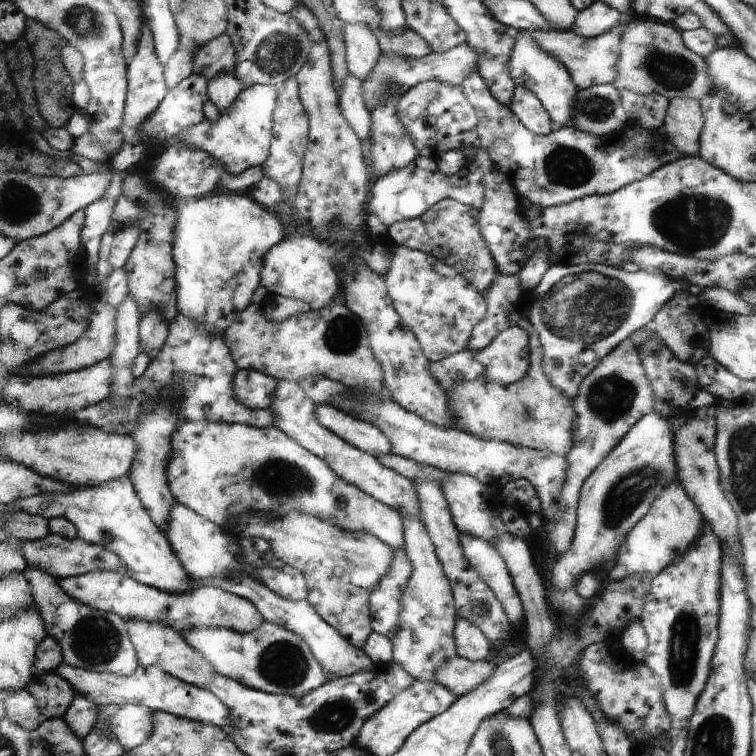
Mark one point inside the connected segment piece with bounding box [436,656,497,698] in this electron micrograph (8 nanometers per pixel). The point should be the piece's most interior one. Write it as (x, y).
(461, 676)

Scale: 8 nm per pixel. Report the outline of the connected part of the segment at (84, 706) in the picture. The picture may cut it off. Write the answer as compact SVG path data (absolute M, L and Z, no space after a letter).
M76 695L64 719L73 729L74 734L85 738L100 723L100 706L89 698Z

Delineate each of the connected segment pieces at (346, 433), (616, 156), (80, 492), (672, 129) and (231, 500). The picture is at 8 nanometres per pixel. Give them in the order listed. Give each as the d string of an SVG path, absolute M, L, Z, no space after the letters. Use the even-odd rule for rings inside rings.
M318 405L318 420L322 426L326 426L328 430L338 435L338 438L345 439L352 446L374 457L393 452L393 443L384 431L339 407Z
M478 73L470 74L460 84L460 88L466 100L476 110L476 130L486 161L495 163L500 170L506 170L510 178L514 178L512 186L522 200L530 200L538 206L548 208L593 194L610 194L632 182L641 181L661 165L656 156L642 156L638 152L634 136L630 136L625 128L608 136L594 136L578 130L571 123L553 133L536 135L508 106L504 106L490 94L489 86L486 86L485 79L480 78Z
M118 478L112 482L102 482L94 486L83 486L77 488L58 488L54 492L46 492L30 498L22 498L21 501L9 504L10 510L24 510L31 515L40 515L44 518L51 519L54 517L64 517L77 528L77 536L85 539L86 542L106 547L114 551L121 557L122 562L129 567L128 576L137 579L138 582L153 586L156 590L163 590L168 594L186 594L182 590L193 588L191 576L182 566L181 561L177 558L172 544L167 536L158 530L158 525L150 518L149 511L138 498L136 488L129 478Z
M669 99L662 133L682 152L682 157L699 156L704 132L704 109L698 99Z
M185 419L173 434L172 445L173 454L169 461L168 477L177 504L190 507L202 518L220 524L225 530L228 530L230 518L240 516L244 512L263 514L300 512L300 514L312 514L318 518L329 519L330 522L336 522L346 530L374 534L394 550L408 551L405 520L397 510L386 506L383 502L378 502L373 495L366 494L357 486L340 478L325 459L318 458L317 455L306 450L274 424L259 429L245 424L206 424L206 422L188 422L188 419Z

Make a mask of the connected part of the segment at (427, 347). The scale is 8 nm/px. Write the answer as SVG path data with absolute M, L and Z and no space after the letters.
M392 244L390 252L390 266L384 275L389 296L393 299L398 314L402 314L406 326L420 340L421 349L430 362L444 360L447 356L466 349L472 328L486 314L484 295L452 266L436 260L431 254L402 244Z

